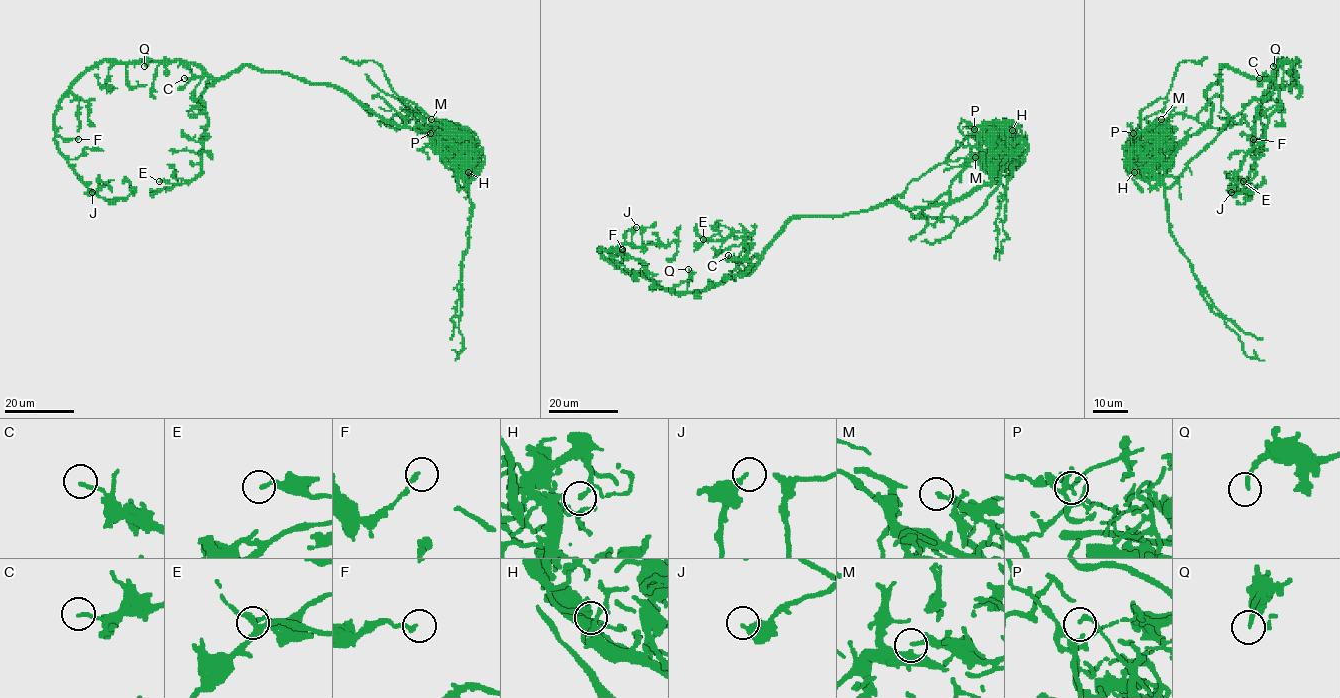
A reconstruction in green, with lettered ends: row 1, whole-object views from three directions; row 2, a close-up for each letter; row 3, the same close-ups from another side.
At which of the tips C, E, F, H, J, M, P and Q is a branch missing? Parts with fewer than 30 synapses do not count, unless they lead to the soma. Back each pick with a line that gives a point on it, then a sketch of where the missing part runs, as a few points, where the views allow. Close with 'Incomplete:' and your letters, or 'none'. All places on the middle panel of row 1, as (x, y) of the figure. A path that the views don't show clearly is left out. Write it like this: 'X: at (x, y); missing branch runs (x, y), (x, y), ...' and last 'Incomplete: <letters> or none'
Incomplete: none

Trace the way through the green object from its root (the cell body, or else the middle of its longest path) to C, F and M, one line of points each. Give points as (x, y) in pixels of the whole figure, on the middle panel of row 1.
C: (830, 216), (792, 217), (751, 268), (728, 255)
F: (830, 216), (792, 217), (751, 268), (692, 292), (660, 289), (617, 268), (598, 251), (615, 256), (622, 249)
M: (830, 216), (866, 211), (889, 202), (925, 208), (961, 200), (991, 180), (988, 164), (992, 160), (975, 157)

